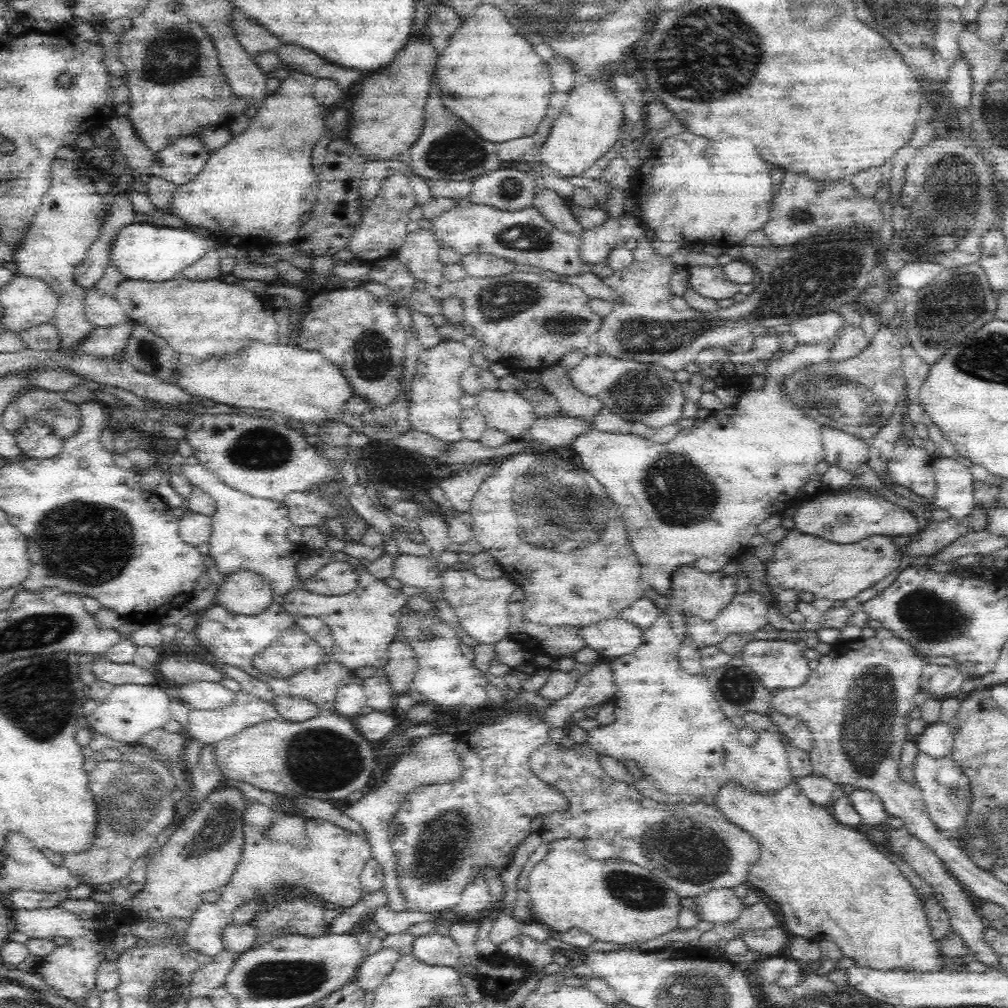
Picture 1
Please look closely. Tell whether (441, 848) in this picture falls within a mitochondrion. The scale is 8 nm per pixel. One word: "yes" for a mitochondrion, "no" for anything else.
yes

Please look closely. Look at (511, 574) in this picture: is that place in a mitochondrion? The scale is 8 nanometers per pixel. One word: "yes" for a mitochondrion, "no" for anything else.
no

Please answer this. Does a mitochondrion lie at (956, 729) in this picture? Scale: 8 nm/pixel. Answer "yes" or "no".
no

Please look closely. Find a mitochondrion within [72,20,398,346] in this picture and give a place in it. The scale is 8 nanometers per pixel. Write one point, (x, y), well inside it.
(172, 55)

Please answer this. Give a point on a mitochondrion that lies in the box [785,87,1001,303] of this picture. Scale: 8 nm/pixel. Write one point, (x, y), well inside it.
(953, 197)

